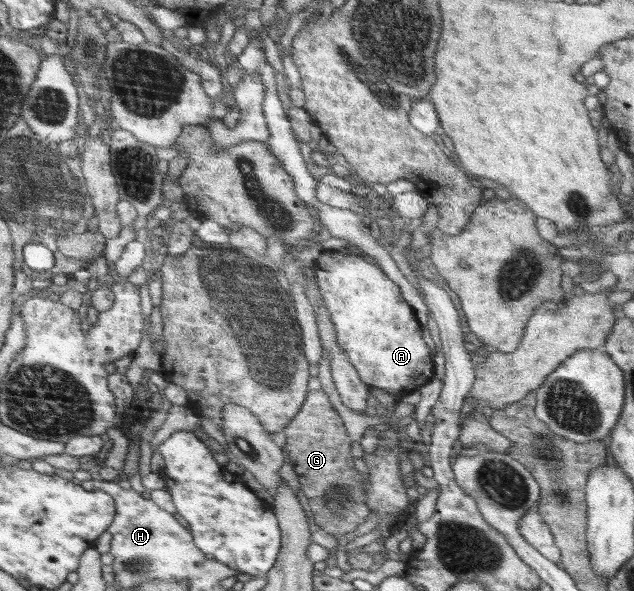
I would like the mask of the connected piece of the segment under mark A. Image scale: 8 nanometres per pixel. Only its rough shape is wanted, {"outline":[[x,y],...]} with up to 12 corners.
{"outline":[[324,250],[313,271],[339,346],[400,400],[434,377],[398,284]]}

